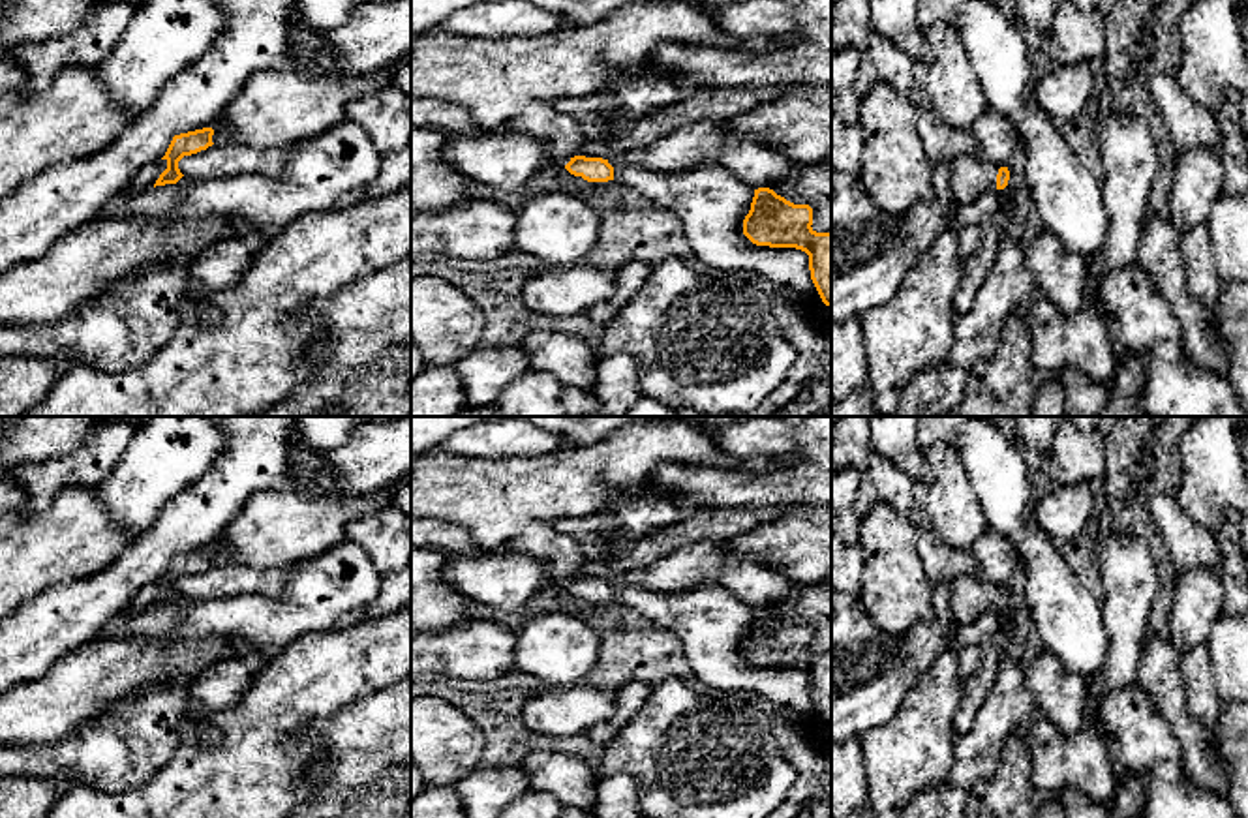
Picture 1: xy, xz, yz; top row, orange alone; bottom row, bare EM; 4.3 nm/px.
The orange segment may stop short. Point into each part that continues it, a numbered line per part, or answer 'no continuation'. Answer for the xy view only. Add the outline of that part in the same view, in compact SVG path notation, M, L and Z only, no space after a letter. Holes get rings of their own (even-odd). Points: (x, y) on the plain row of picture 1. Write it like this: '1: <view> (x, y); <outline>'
1: xy (145, 599); M158 580L148 585L145 585L133 600L128 604L129 610L137 614L146 614L150 608L154 608L160 595L167 589L167 580Z

